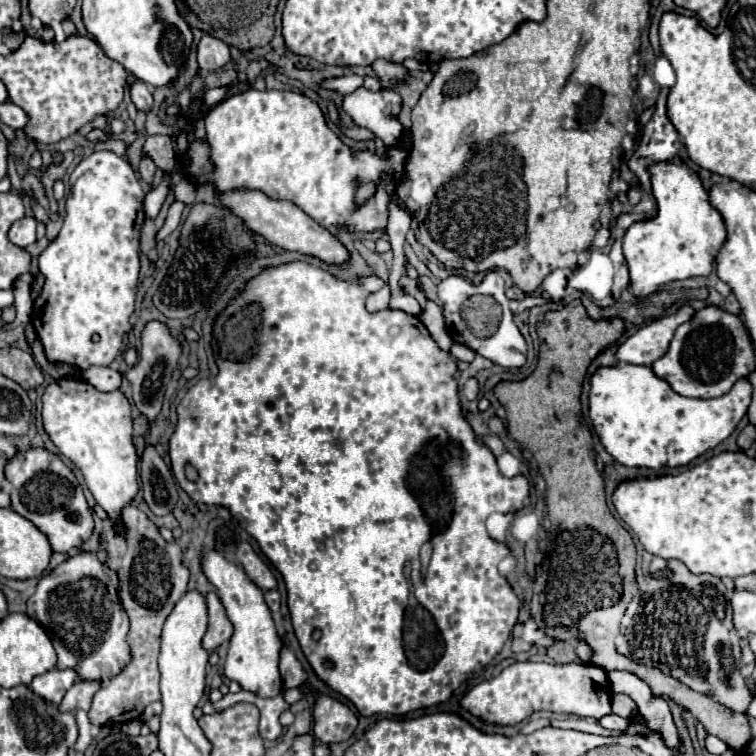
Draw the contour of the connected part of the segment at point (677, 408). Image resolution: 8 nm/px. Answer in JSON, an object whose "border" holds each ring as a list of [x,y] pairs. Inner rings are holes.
{"border":[[[646,366],[600,368],[590,384],[590,420],[606,452],[628,468],[678,468],[706,454],[732,434],[750,406],[752,384],[742,378],[720,398],[686,398]]]}

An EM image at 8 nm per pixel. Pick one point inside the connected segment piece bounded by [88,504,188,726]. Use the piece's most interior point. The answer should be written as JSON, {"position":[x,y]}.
{"position":[152,578]}

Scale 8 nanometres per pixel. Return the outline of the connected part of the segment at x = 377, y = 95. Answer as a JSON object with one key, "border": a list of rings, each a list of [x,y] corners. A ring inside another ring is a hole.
{"border":[[[364,86],[358,88],[356,92],[348,94],[348,96],[344,98],[344,104],[342,104],[342,110],[352,116],[354,124],[372,130],[374,136],[382,138],[386,146],[398,142],[398,138],[400,138],[400,134],[402,134],[402,130],[404,130],[404,126],[398,122],[398,112],[400,112],[400,108],[402,108],[402,98],[400,98],[400,94],[398,94],[396,90],[392,90],[392,88],[380,88],[378,92],[370,92],[370,90],[366,90]]]}

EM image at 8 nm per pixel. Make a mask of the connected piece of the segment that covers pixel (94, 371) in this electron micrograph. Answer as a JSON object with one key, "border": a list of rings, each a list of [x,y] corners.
{"border":[[[90,366],[88,370],[82,372],[82,378],[86,382],[90,382],[92,386],[96,386],[102,392],[110,392],[110,390],[118,390],[120,382],[122,382],[122,374],[118,370],[112,368],[102,368],[102,366]]]}

